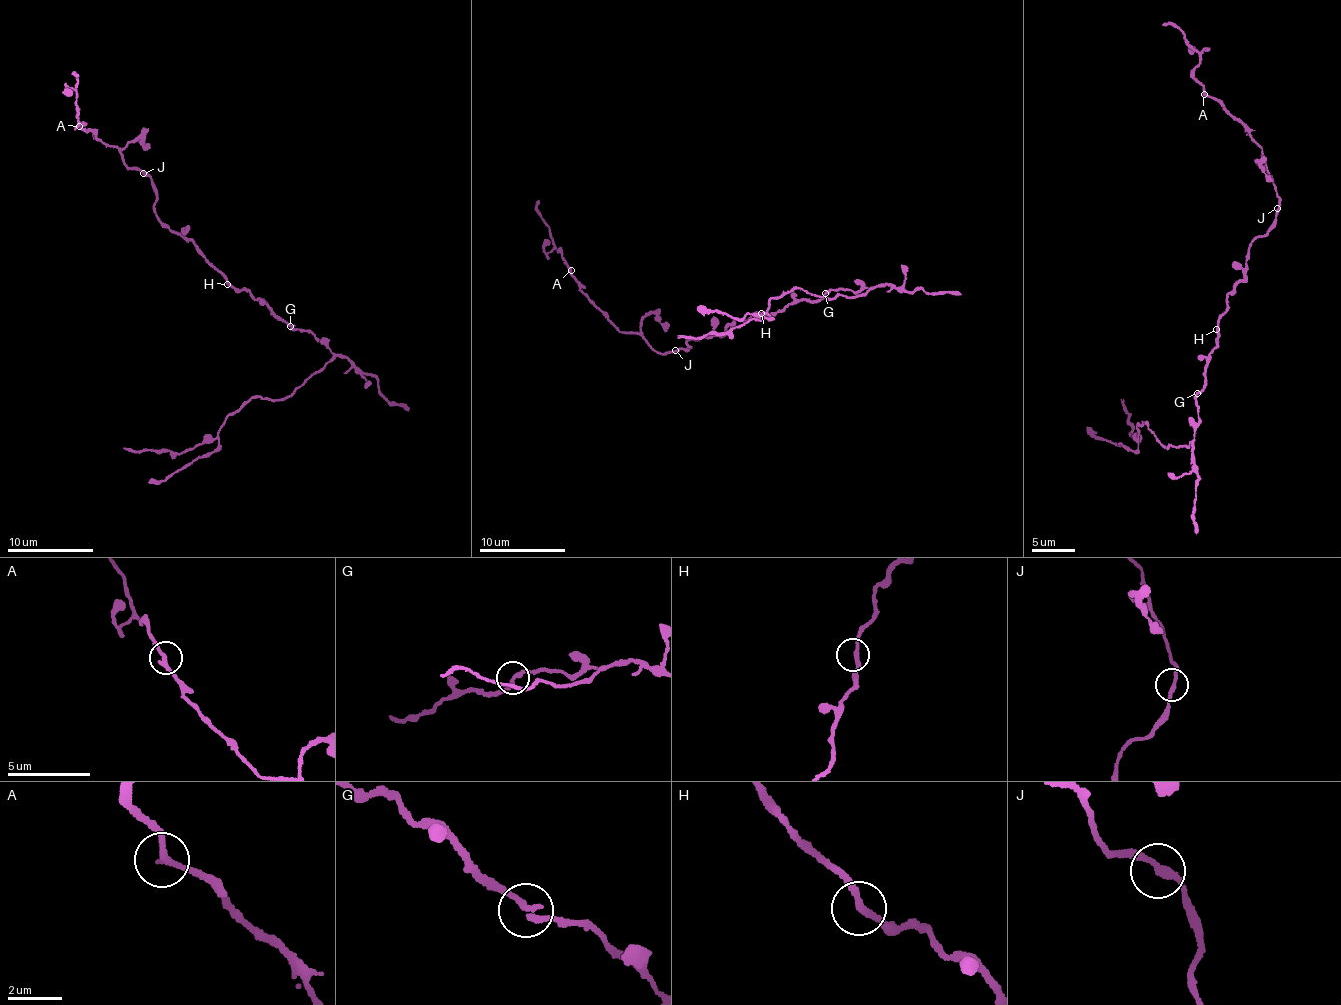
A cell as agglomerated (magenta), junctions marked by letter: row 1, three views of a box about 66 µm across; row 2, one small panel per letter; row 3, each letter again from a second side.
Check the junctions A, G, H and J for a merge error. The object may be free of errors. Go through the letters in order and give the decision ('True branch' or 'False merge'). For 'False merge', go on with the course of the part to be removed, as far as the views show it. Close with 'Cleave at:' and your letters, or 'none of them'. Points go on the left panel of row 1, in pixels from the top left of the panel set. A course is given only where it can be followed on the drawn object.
A: True branch
G: True branch
H: True branch
J: True branch
Cleave at: none of them

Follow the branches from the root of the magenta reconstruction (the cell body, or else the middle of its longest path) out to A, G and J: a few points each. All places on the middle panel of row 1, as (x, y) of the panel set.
A: (763, 314), (663, 353), (641, 335), (621, 331), (571, 270)
G: (763, 314), (780, 312), (797, 300), (810, 301), (825, 293)
J: (763, 314), (760, 312), (739, 318), (723, 333), (698, 336), (687, 342), (686, 348), (675, 350)

